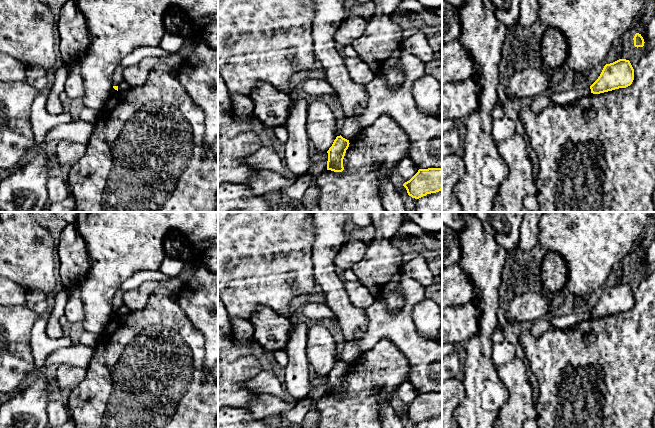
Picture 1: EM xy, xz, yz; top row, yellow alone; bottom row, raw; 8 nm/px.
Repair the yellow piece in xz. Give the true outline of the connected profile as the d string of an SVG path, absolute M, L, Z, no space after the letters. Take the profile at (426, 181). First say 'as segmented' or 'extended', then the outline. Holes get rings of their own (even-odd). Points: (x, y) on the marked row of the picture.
as segmented; M442 168L419 169L403 186L408 195L415 199L439 192L442 190Z

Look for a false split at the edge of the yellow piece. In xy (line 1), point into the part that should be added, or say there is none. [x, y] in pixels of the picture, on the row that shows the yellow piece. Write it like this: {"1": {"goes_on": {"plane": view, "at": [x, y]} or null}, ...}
{"1": {"goes_on": null}}

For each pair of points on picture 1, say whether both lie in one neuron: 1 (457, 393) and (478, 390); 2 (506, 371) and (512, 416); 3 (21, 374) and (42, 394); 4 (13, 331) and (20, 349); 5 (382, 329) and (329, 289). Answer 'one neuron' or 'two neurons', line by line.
1: two neurons
2: one neuron
3: two neurons
4: one neuron
5: two neurons

